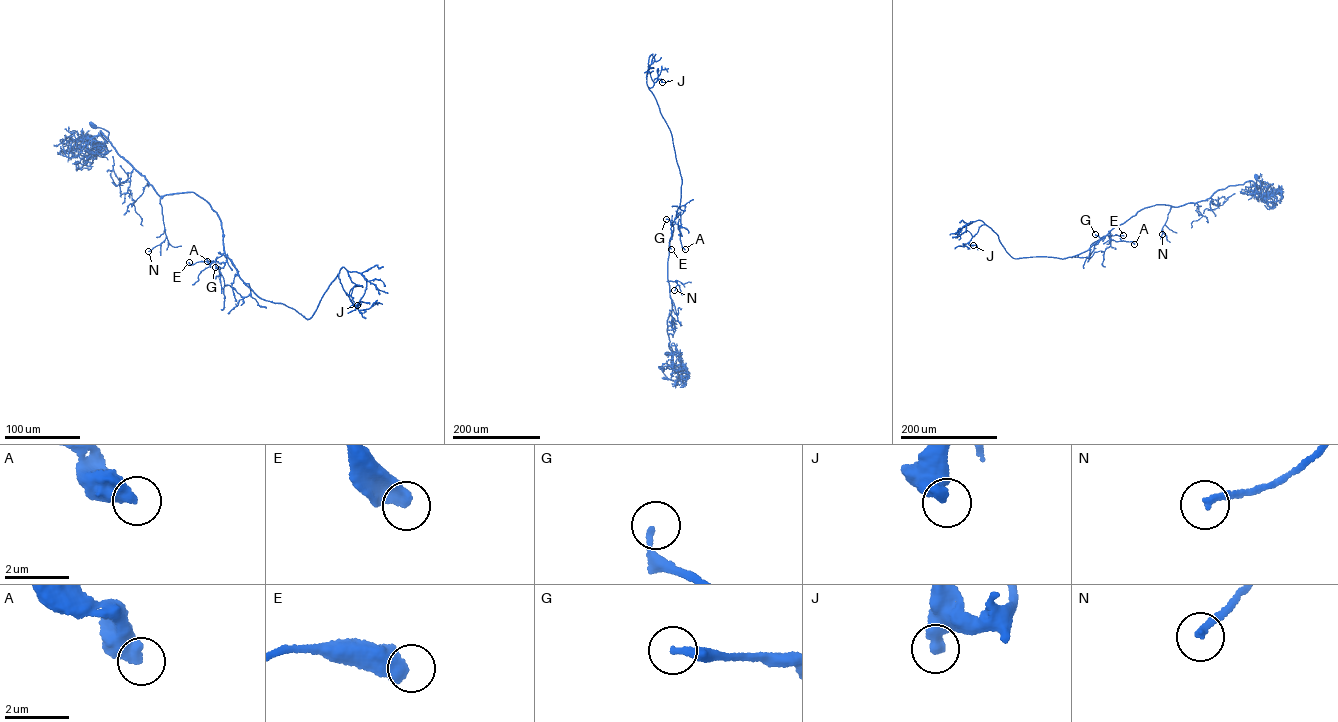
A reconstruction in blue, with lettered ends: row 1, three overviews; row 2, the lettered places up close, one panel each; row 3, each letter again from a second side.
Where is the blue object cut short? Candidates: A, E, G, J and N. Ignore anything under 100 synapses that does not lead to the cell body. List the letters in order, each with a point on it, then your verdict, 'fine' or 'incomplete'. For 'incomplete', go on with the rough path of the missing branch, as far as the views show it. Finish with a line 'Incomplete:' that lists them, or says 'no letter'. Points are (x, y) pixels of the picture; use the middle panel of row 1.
A: place (685, 249); fine
E: place (671, 249); fine
G: place (666, 219); fine
J: place (662, 82); fine
N: place (674, 290); fine
Incomplete: no letter

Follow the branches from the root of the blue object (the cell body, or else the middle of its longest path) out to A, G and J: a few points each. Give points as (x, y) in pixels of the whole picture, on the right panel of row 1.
A: (1256, 178), (1259, 192), (1250, 181), (1196, 202), (1156, 204), (1107, 234), (1134, 244)
G: (1256, 178), (1259, 192), (1250, 181), (1196, 202), (1156, 204), (1105, 236), (1095, 234)
J: (1256, 178), (1259, 192), (1250, 181), (1196, 202), (1143, 208), (1066, 258), (1013, 258), (984, 224), (973, 245)

